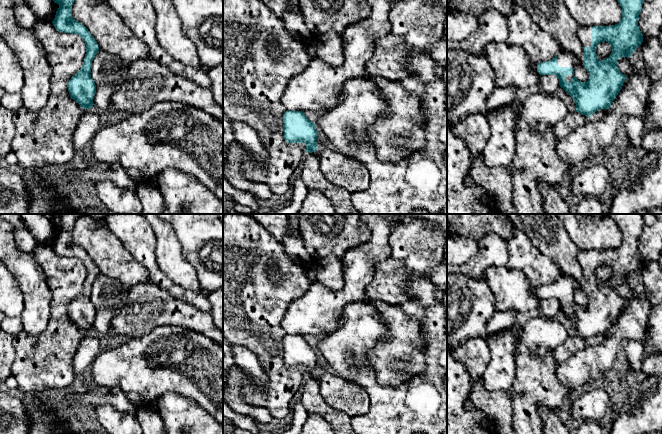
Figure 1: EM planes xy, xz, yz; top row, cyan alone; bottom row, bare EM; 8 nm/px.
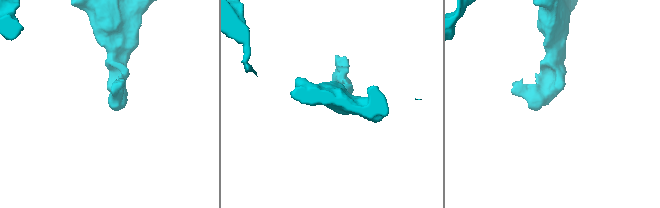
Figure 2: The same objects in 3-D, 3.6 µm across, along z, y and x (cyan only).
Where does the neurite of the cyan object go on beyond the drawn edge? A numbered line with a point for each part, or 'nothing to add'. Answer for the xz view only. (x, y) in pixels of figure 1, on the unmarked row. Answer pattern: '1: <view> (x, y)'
nothing to add

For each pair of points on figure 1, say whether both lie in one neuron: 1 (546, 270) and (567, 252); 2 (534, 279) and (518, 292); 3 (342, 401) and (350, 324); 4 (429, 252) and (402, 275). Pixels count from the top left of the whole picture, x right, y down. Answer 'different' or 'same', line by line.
1: different
2: different
3: different
4: different

